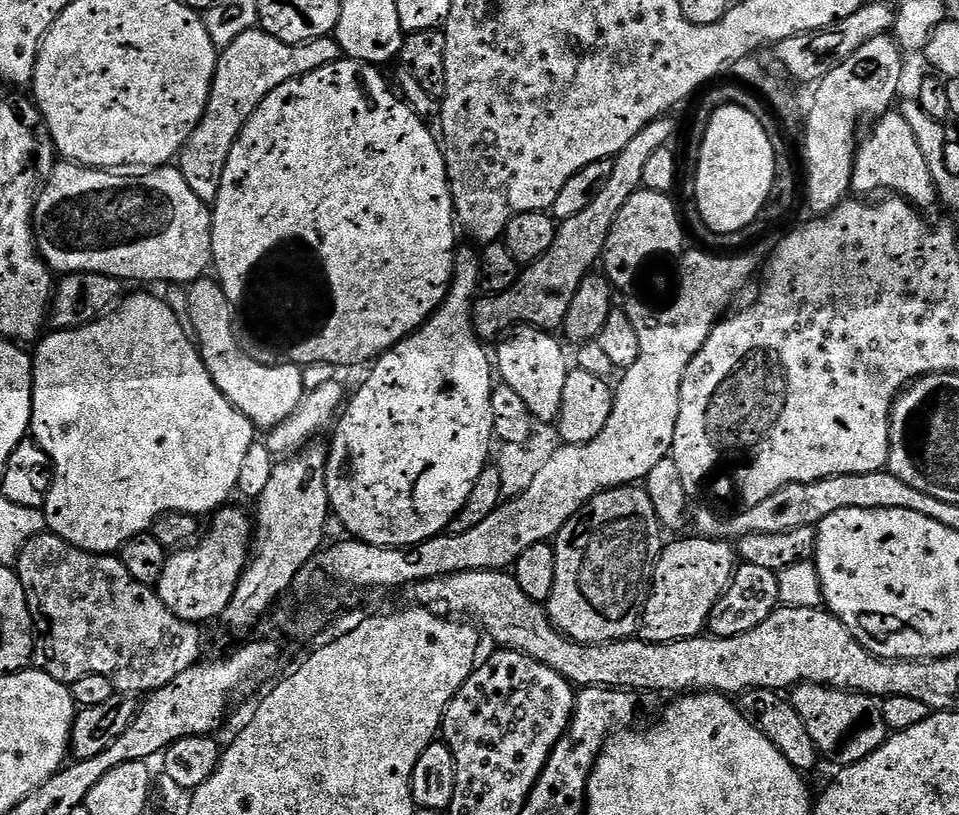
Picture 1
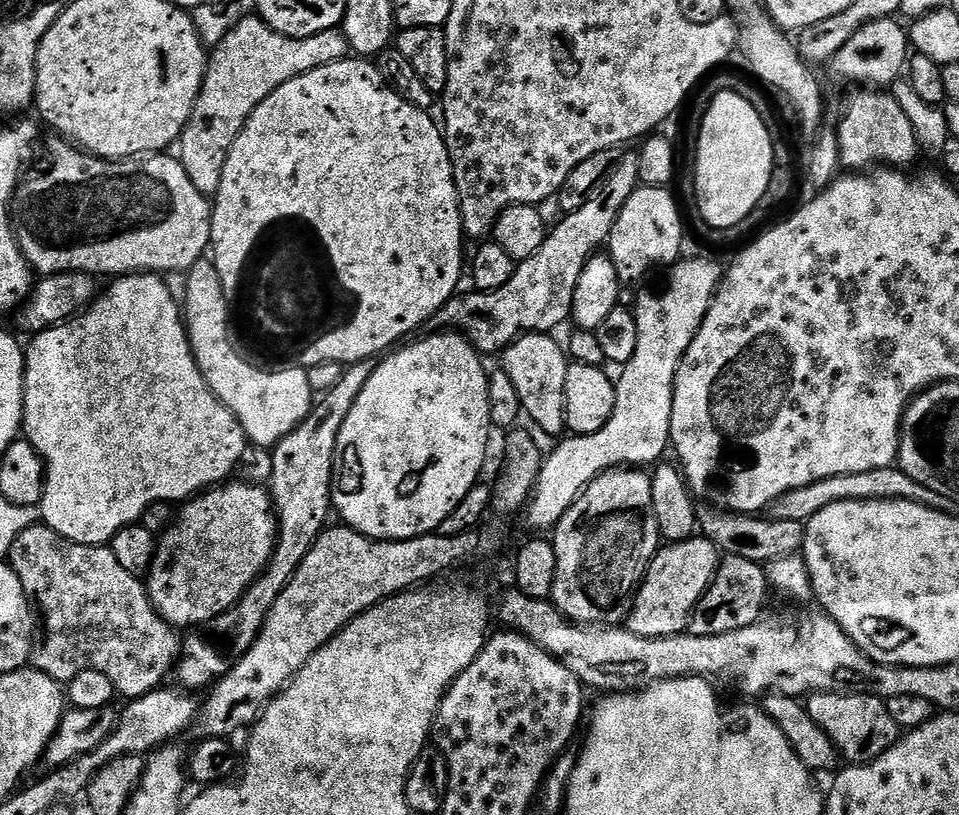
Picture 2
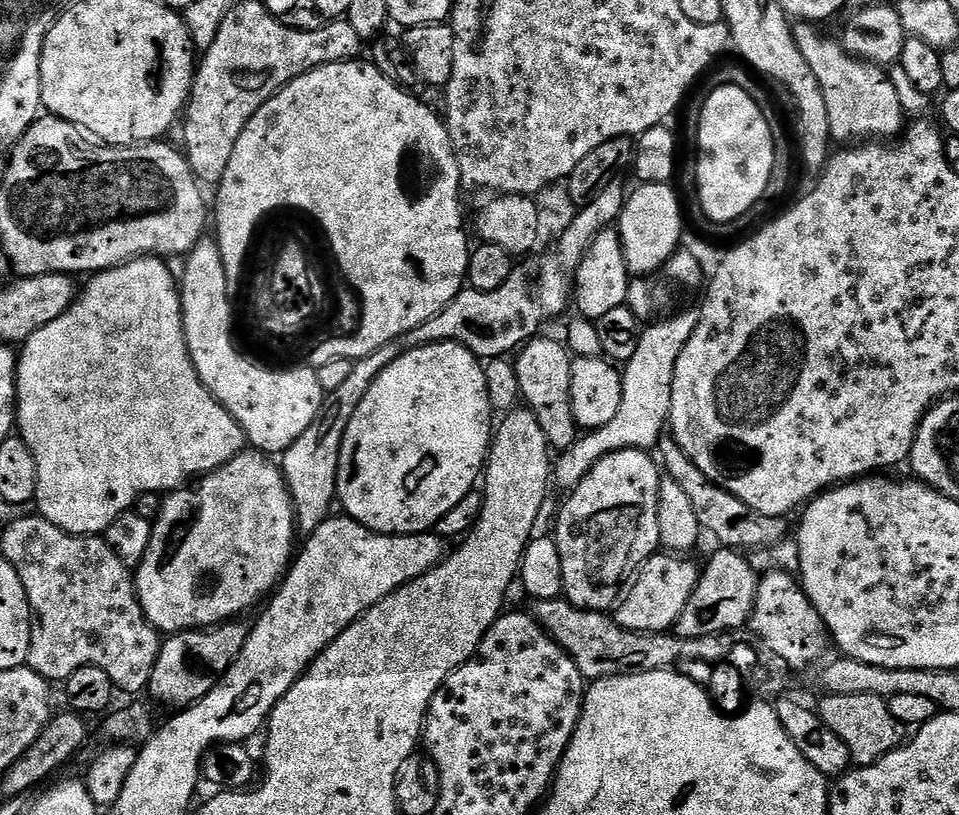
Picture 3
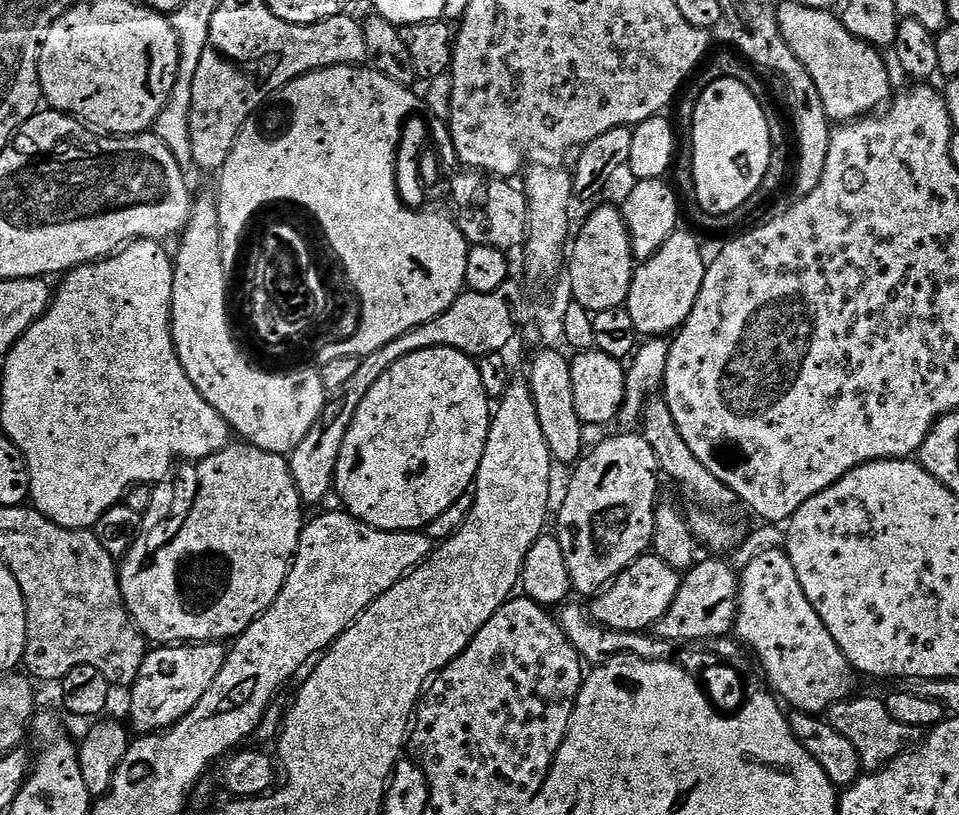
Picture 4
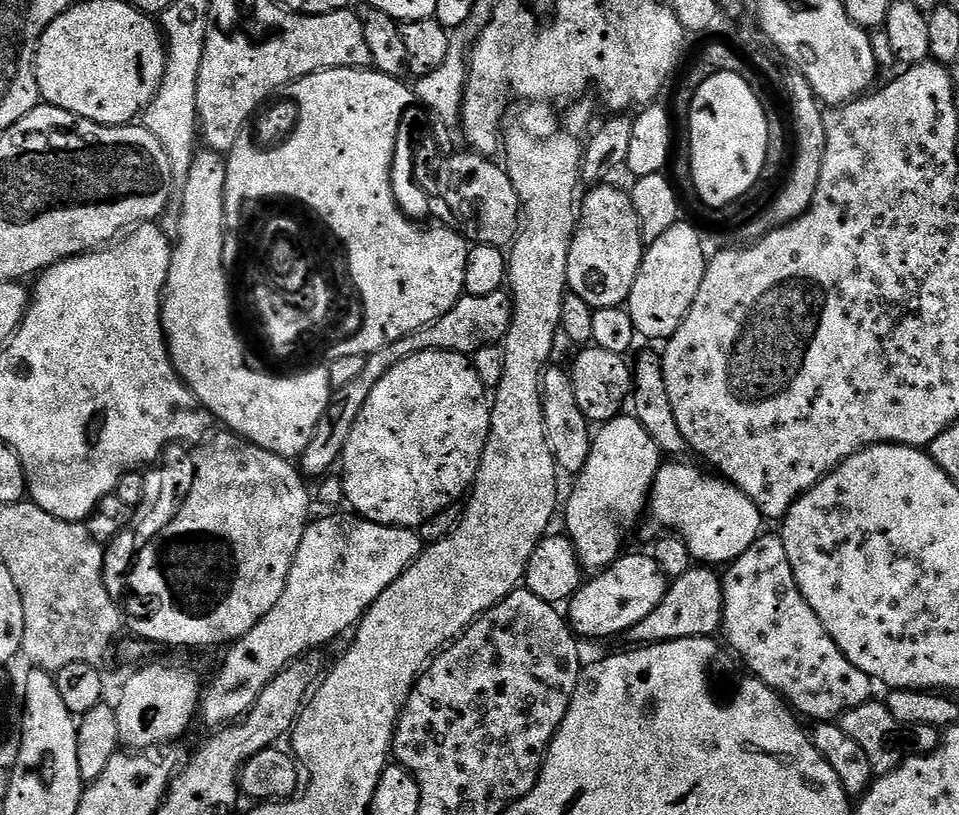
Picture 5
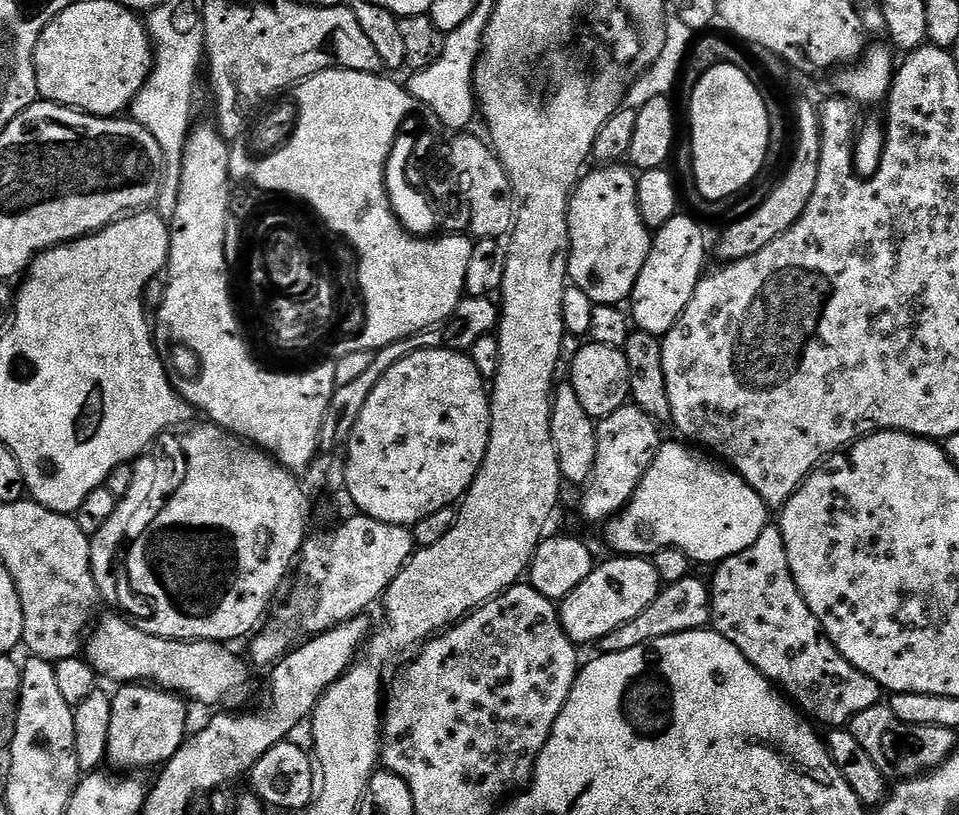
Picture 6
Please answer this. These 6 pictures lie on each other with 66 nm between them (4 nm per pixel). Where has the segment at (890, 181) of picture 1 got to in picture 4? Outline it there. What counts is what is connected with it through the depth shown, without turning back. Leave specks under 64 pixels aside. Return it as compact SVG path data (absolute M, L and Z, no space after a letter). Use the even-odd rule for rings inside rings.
M792 2L781 3L776 13L782 38L786 38L798 62L802 62L810 78L814 78L814 86L818 86L818 94L822 94L829 120L858 120L861 116L883 109L893 99L894 89L890 84L886 66L883 65L881 49L850 34L843 19L835 11L807 8L798 2Z

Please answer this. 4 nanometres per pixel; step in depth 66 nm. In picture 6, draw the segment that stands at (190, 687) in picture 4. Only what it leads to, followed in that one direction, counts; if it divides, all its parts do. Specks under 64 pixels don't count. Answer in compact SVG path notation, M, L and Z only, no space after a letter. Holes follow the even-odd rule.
M143 682L125 684L117 687L115 691L110 710L107 763L116 768L155 769L163 765L184 745L189 735L189 705L175 692L165 692L162 688Z

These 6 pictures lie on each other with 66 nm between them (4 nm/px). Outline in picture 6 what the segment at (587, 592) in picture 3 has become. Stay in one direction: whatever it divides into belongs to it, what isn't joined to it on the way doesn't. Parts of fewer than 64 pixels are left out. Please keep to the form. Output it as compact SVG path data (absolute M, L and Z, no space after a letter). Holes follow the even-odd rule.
M635 406L614 410L614 414L597 423L598 454L592 476L583 489L584 497L580 500L580 512L586 519L596 524L603 520L608 522L627 506L660 451L662 437L656 428L659 428L657 421L651 420L641 408Z

